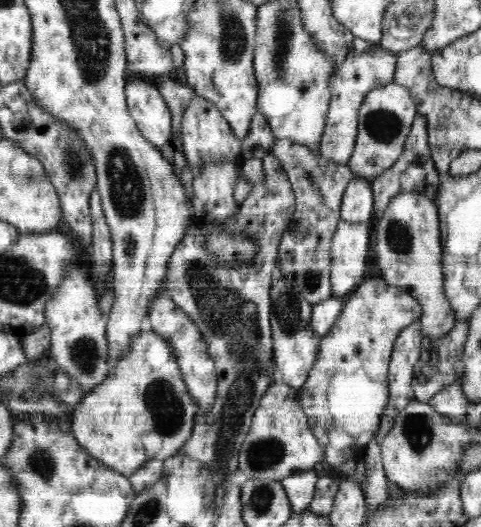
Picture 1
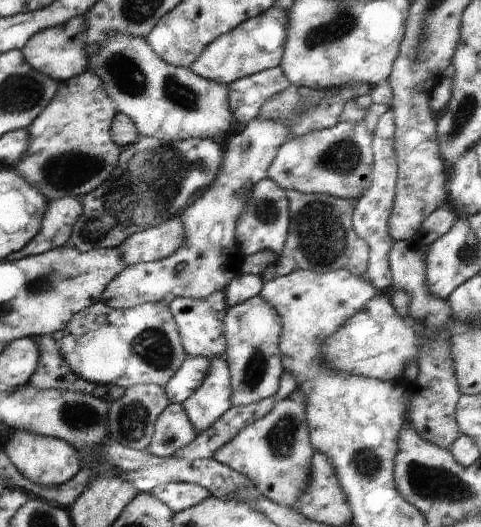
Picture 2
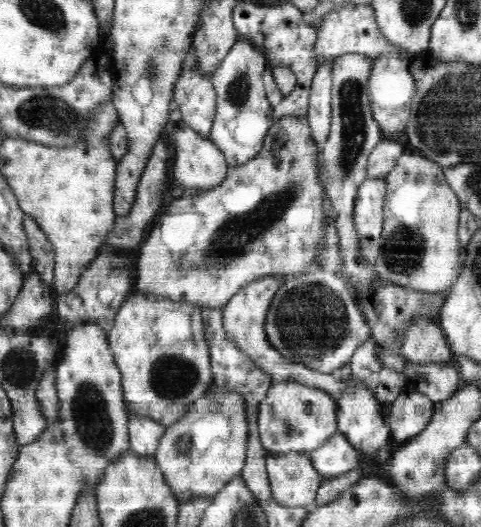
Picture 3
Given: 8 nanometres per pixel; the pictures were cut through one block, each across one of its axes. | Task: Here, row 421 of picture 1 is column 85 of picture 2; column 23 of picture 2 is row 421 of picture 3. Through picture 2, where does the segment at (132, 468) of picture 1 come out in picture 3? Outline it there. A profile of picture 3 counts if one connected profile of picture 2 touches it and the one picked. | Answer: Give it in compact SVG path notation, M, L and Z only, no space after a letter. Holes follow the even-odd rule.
M150 293L131 294L120 305L107 340L121 372L128 414L150 417L167 427L212 387L211 353L200 310L200 305Z

